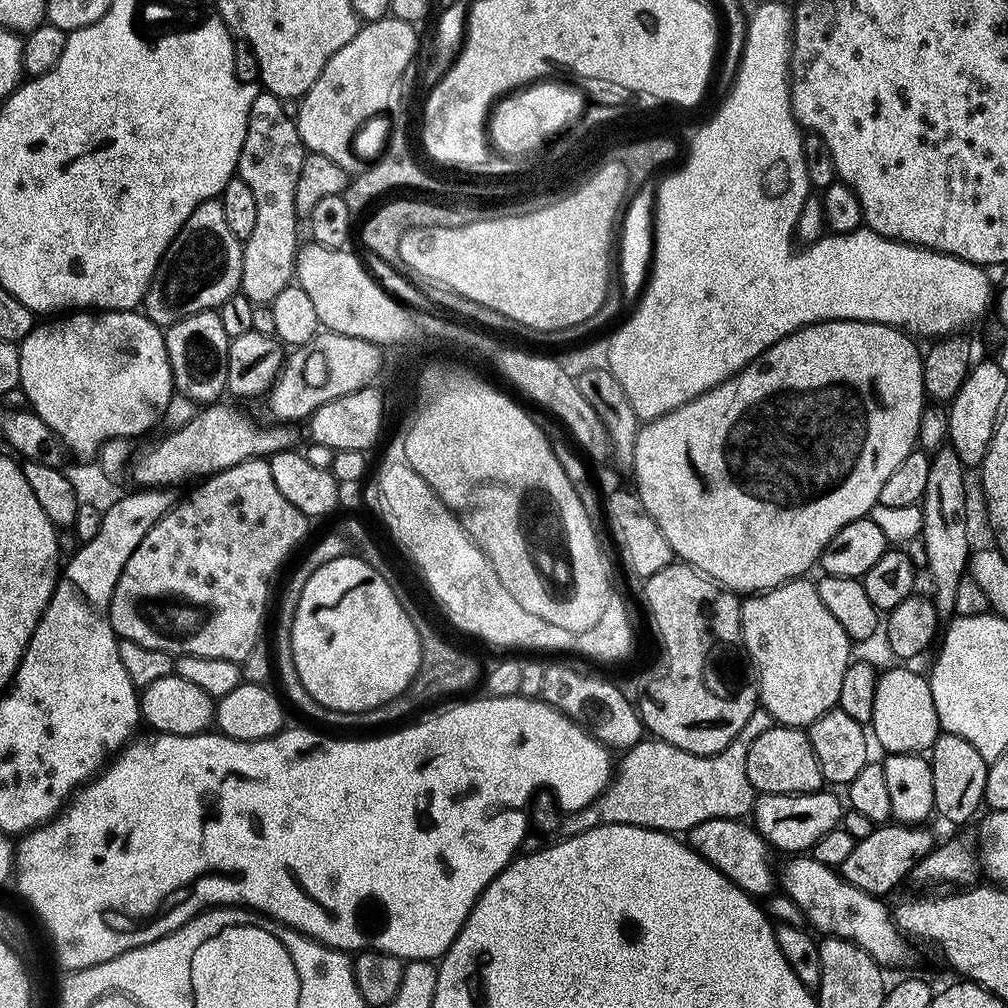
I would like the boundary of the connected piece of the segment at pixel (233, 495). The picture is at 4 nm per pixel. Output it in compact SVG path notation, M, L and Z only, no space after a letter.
M250 459L240 465L234 465L230 469L222 469L213 475L209 475L201 488L196 488L188 496L188 502L177 503L171 512L167 512L142 538L138 550L126 562L122 574L118 578L116 588L112 592L112 604L108 607L108 617L112 619L112 629L116 631L120 640L138 642L138 646L146 646L150 650L162 650L171 652L173 657L181 656L205 656L206 658L222 658L242 662L254 650L254 646L261 643L260 631L264 628L264 611L268 608L268 591L272 588L272 579L276 571L284 564L284 559L296 548L296 543L308 532L309 517L299 512L298 507L291 505L285 495L278 490L271 473L271 466L267 459Z

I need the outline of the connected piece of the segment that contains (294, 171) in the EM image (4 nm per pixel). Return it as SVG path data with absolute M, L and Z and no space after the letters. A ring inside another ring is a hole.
M257 91L248 115L246 138L242 142L239 179L244 179L246 187L252 191L252 200L256 203L256 221L252 224L252 233L243 241L244 257L240 286L243 295L253 305L271 305L275 296L293 283L296 267L296 183L302 170L306 147L300 139L302 133L296 127L295 119L286 109L285 101L269 92Z

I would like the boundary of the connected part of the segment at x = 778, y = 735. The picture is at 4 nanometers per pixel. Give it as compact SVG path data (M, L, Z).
M770 726L748 747L746 774L757 793L770 792L819 792L826 781L818 766L814 746L804 728Z

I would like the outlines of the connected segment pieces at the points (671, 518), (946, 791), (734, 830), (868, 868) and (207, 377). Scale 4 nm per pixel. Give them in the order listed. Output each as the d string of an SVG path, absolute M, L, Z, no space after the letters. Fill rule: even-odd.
M822 320L809 322L798 329L797 332L791 332L789 336L783 336L774 346L766 349L757 360L750 361L741 372L731 376L729 380L724 380L717 388L711 388L710 391L704 392L690 403L676 408L673 412L667 412L665 416L659 416L656 420L647 421L636 433L636 449L632 459L632 468L634 473L636 472L636 485L634 485L634 488L640 497L640 501L644 504L644 511L650 513L654 518L654 522L662 530L662 534L666 534L666 542L670 542L673 553L683 563L691 564L697 572L707 576L709 580L737 594L767 592L770 588L777 588L780 584L787 584L789 580L795 580L808 574L804 572L810 571L812 563L814 566L819 561L820 556L828 545L828 541L836 535L836 532L844 530L853 521L859 521L869 515L871 508L879 501L882 482L886 482L886 478L890 478L890 474L894 474L894 470L898 470L907 461L904 459L911 454L912 447L914 449L917 447L920 435L920 419L926 407L926 395L923 382L924 361L921 349L916 349L915 342L917 343L907 331L893 328L891 324L872 324L868 320ZM728 472L736 472L736 484L732 484L732 476L728 476Z
M942 734L930 749L930 763L934 774L935 815L937 817L940 815L942 819L949 820L952 824L966 823L984 804L989 761L984 760L982 754L978 754L978 750L974 746L970 746L970 742L966 742L961 736Z
M710 818L706 822L698 822L698 826L688 829L686 843L703 860L710 862L710 866L714 866L730 883L738 885L753 898L764 898L778 884L777 873L774 868L772 872L772 860L768 857L770 845L762 839L751 823L744 823L748 822L740 818Z
M889 822L876 827L866 838L857 840L854 850L846 862L842 862L838 869L840 876L846 882L858 886L858 890L866 890L871 896L887 897L887 892L892 892L900 883L907 881L912 875L912 867L926 854L930 854L938 843L937 837L932 837L928 826L909 826Z
M215 311L200 312L169 325L165 331L164 345L171 360L175 391L200 406L217 403L227 391L229 341L220 315Z

